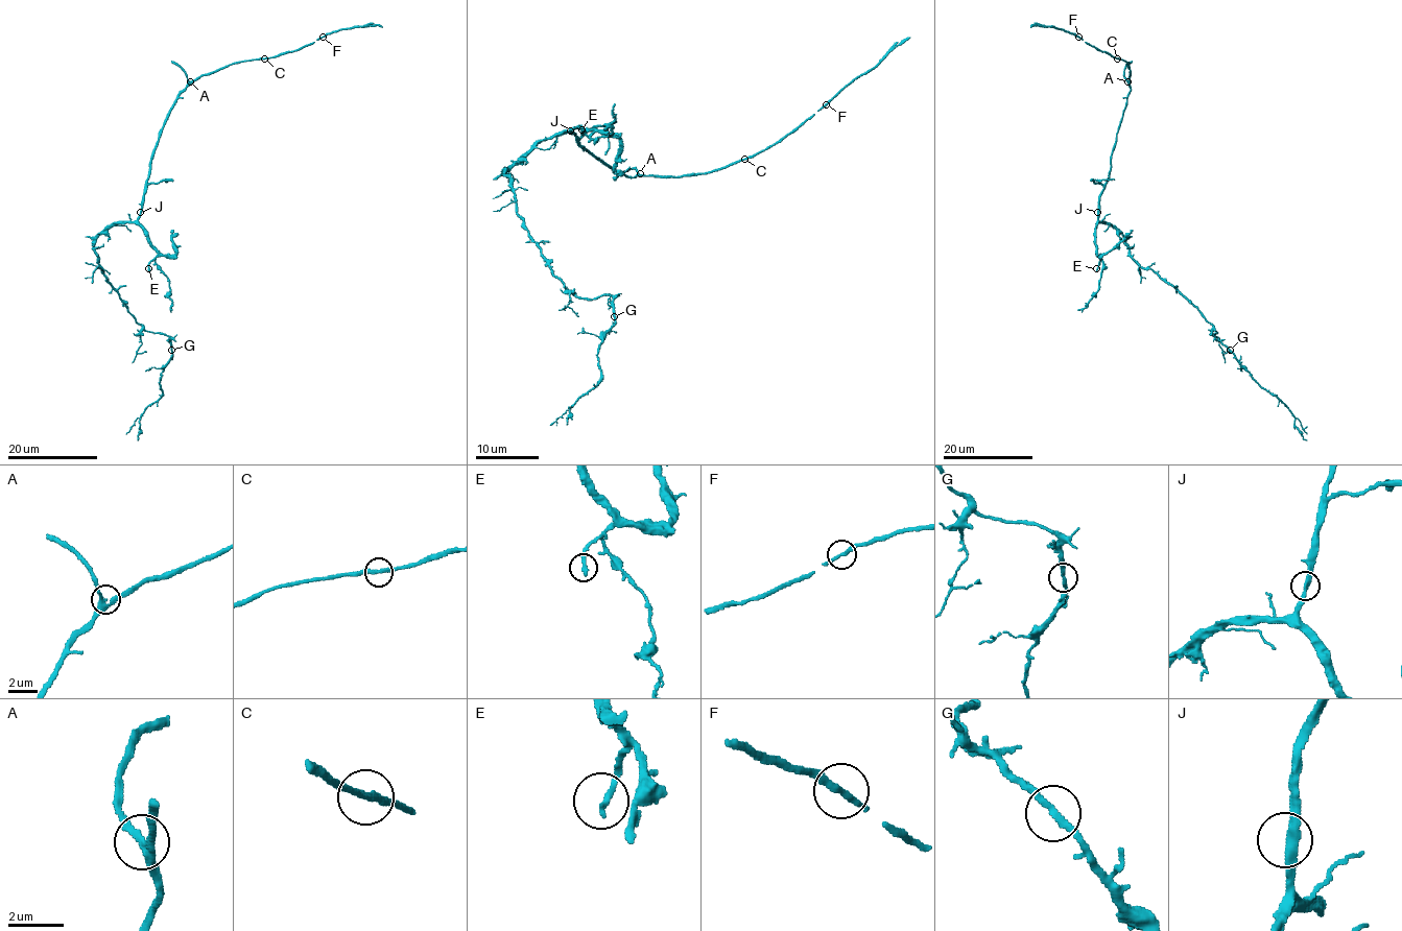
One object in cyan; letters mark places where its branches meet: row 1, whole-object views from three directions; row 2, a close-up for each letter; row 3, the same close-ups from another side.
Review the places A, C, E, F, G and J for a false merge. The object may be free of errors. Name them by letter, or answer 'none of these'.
none of these

